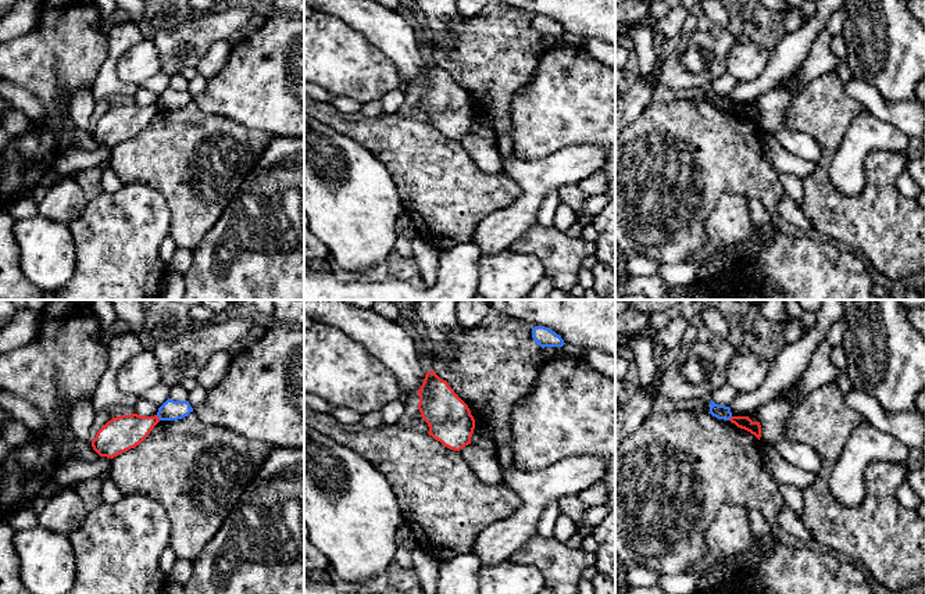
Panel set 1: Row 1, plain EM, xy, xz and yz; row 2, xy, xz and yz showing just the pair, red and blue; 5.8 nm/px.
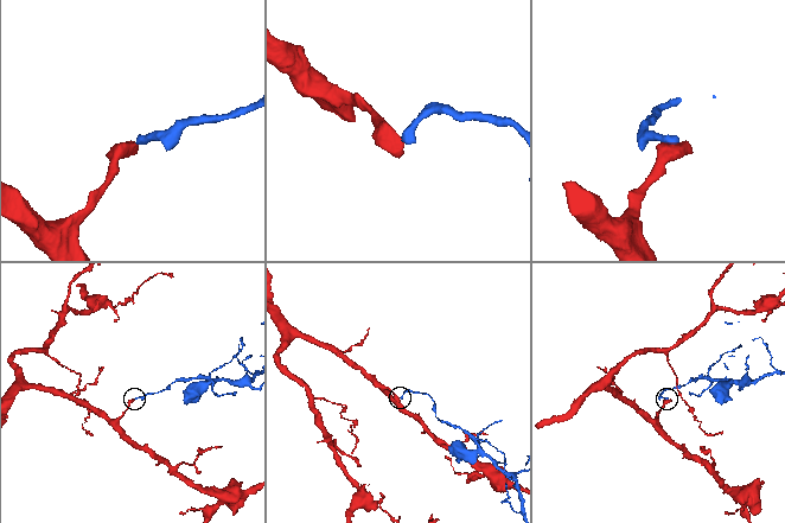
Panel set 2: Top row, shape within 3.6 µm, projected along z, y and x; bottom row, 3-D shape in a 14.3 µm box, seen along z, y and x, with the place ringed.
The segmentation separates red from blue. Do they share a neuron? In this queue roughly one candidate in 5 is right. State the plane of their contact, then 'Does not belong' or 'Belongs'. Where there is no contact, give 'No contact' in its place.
Touches red in xy. Does not belong

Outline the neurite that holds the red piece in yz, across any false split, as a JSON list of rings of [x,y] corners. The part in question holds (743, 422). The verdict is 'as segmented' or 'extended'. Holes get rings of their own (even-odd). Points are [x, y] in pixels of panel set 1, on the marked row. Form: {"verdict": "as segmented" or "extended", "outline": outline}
{"verdict": "as segmented", "outline": [[[732,416],[729,419],[738,427],[744,429],[754,434],[758,440],[761,437],[761,425],[760,422],[753,422],[749,416]]]}

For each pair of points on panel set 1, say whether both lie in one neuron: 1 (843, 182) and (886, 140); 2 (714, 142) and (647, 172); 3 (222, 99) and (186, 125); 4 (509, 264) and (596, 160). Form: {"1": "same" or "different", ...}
{"1": "same", "2": "same", "3": "different", "4": "different"}

